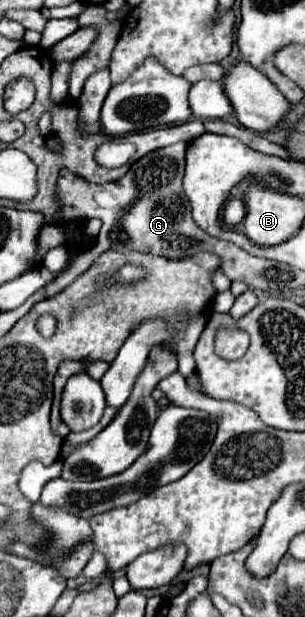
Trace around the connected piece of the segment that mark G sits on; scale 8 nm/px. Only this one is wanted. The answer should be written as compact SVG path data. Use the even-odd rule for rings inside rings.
M174 143L164 149L150 151L142 159L138 159L122 179L106 185L94 185L84 181L82 177L76 177L68 169L60 169L58 175L58 203L62 203L62 211L54 215L58 223L72 221L72 219L90 219L98 217L102 219L100 239L96 239L96 245L92 245L84 255L80 255L66 273L62 273L58 279L48 283L46 287L38 289L26 303L28 309L36 305L42 299L50 299L58 295L58 291L64 291L70 283L74 283L82 273L90 269L94 259L104 253L106 249L120 249L120 251L150 251L154 255L170 257L170 259L182 259L186 255L194 255L198 251L208 251L218 255L220 269L230 281L242 281L250 283L254 275L262 275L262 263L254 263L254 257L240 249L238 245L214 239L202 231L192 215L190 215L190 203L182 191L182 177L184 177L184 151L186 143Z

